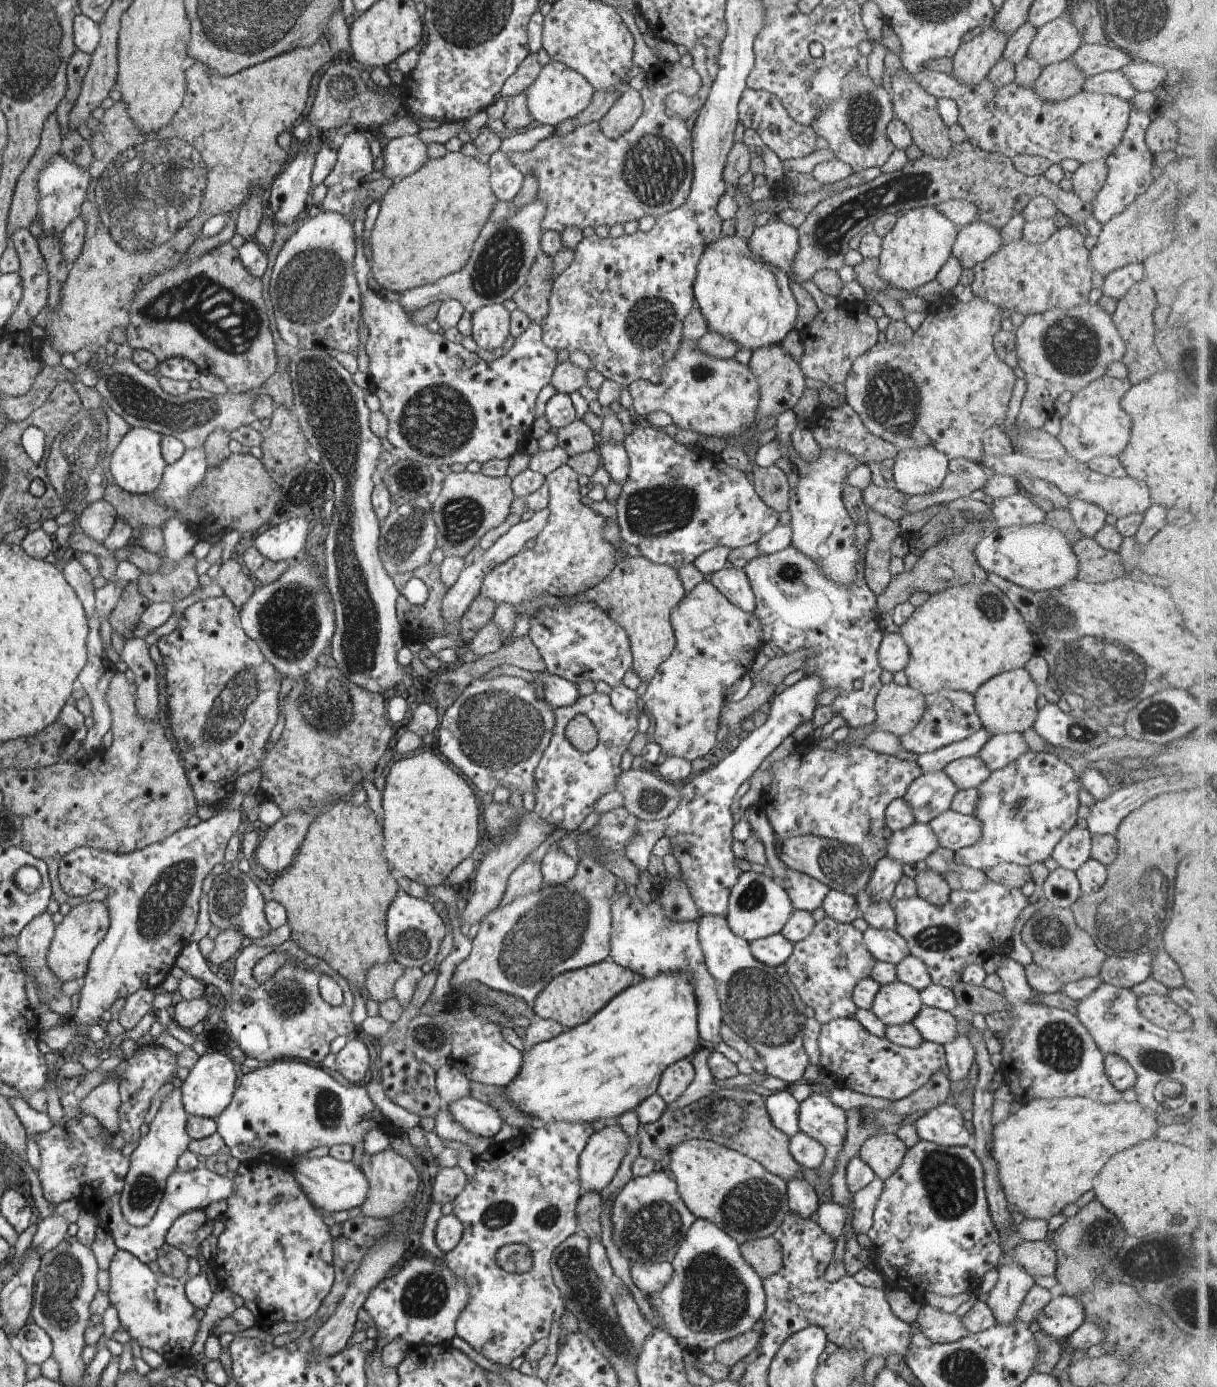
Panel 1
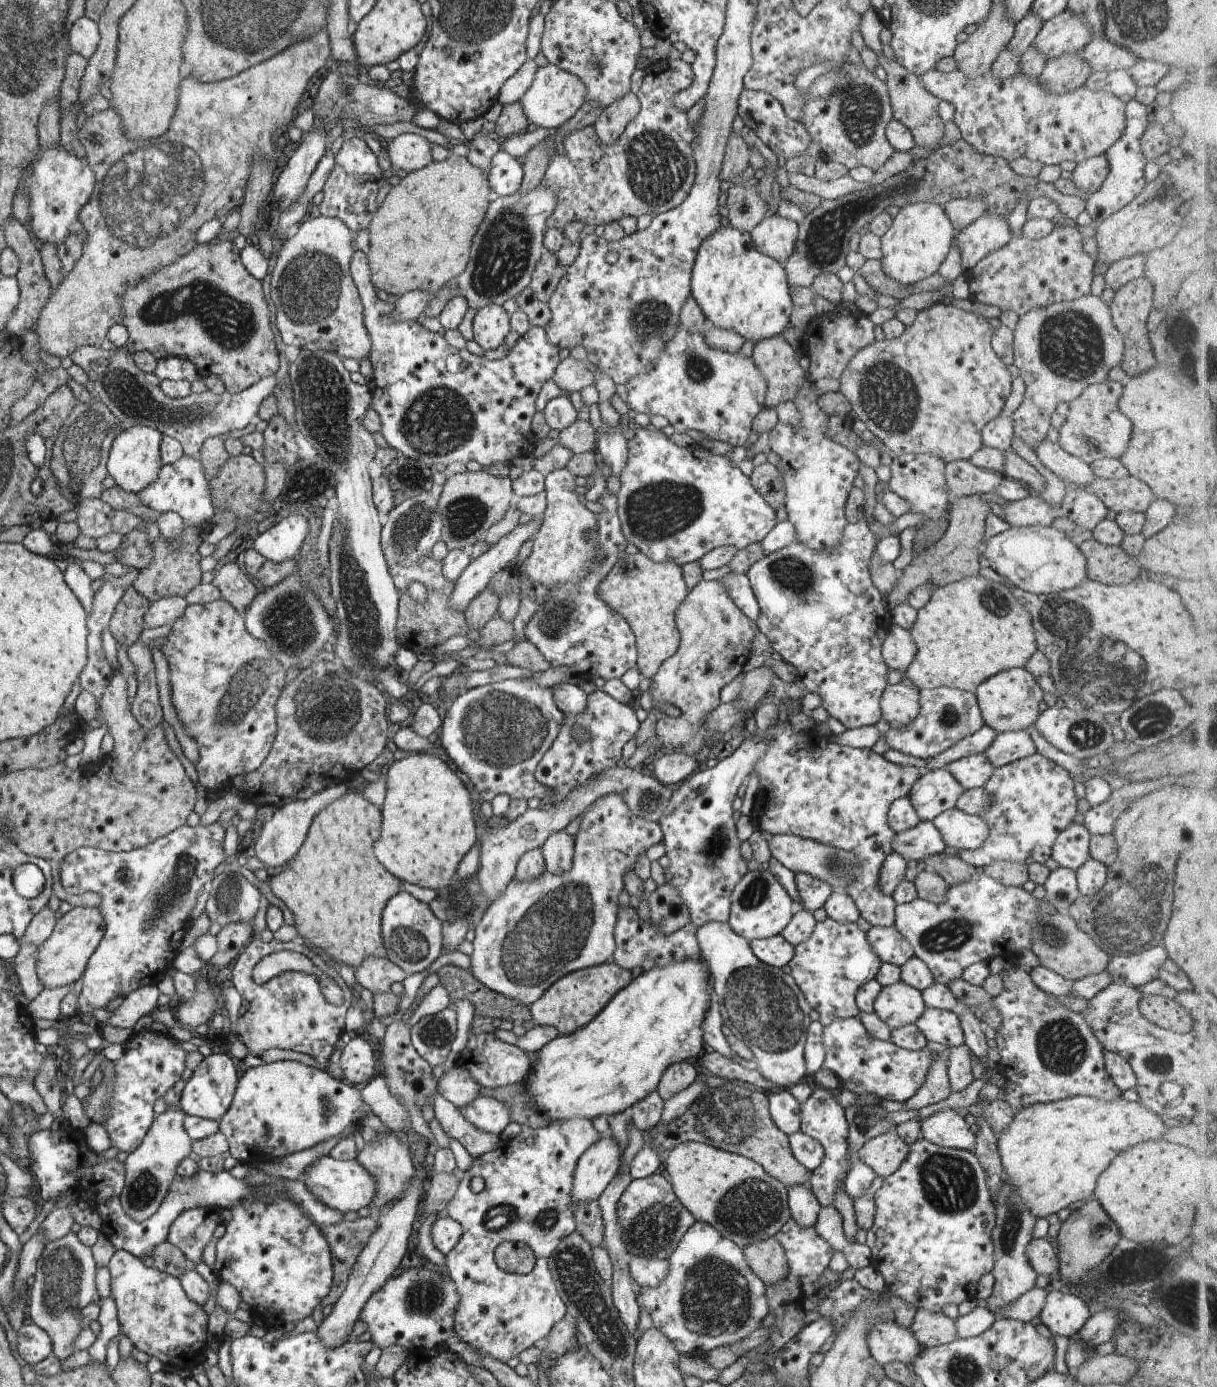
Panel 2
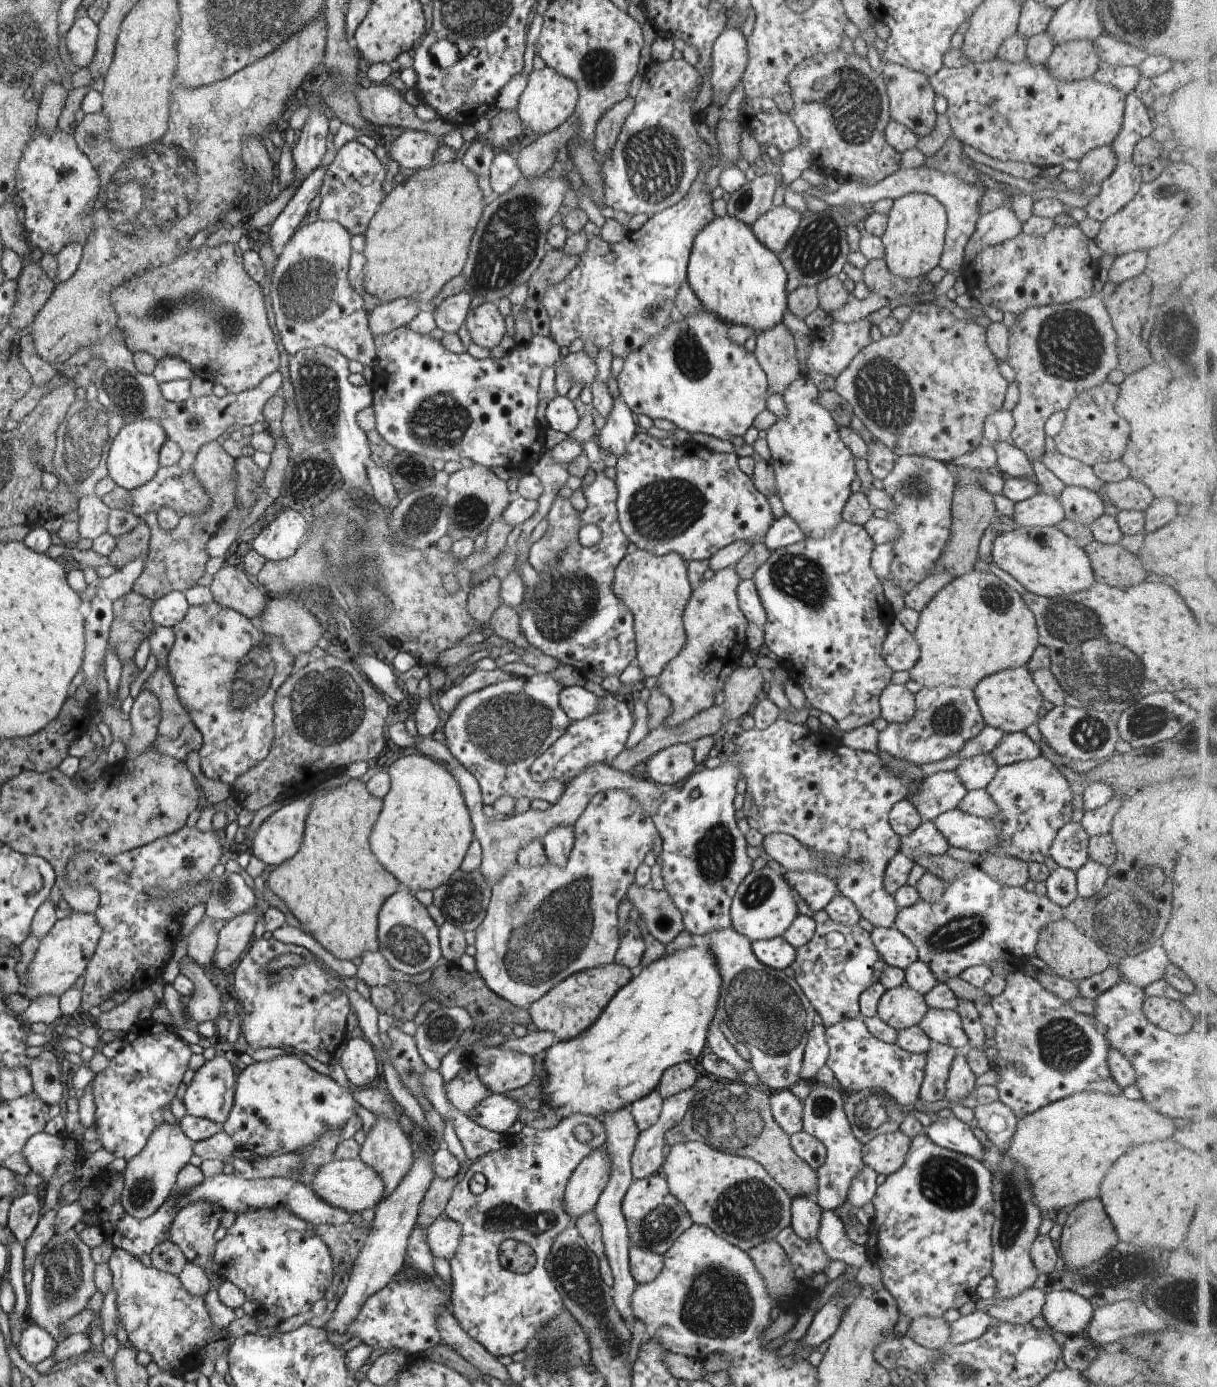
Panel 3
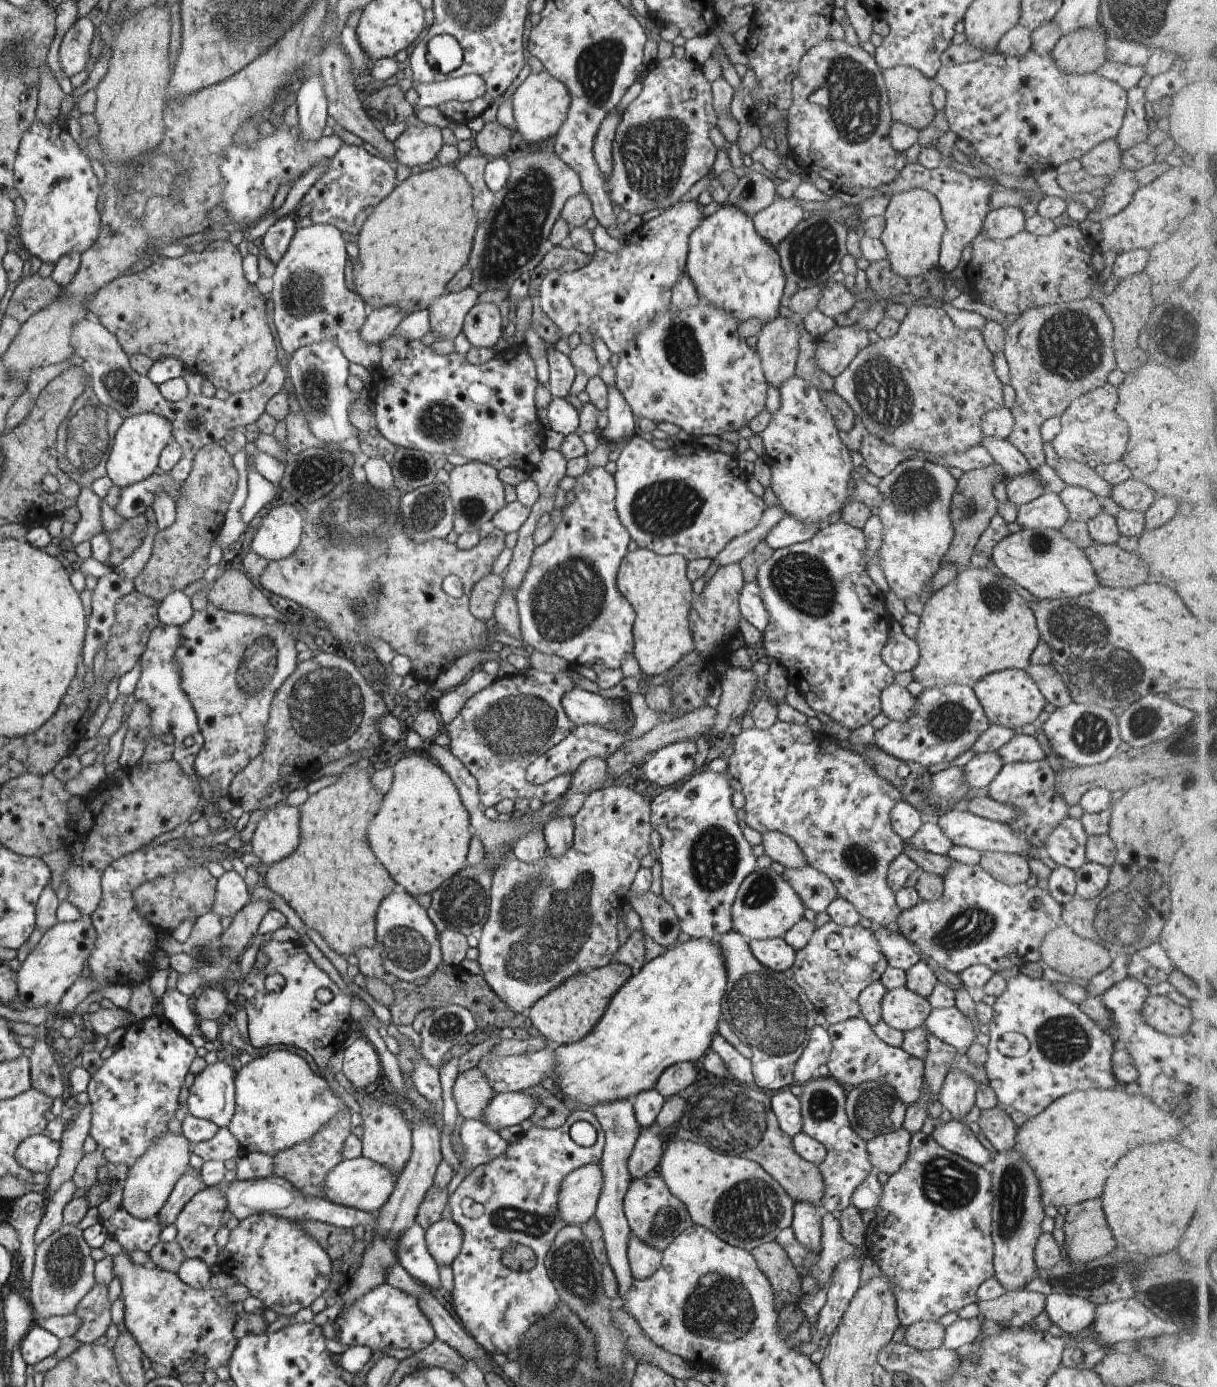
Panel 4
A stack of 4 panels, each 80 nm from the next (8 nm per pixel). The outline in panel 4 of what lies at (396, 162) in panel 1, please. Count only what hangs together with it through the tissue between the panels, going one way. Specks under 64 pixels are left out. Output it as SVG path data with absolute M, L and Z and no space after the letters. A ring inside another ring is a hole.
M429 126L406 128L393 142L394 156L400 164L411 169L432 162L442 148L441 129Z

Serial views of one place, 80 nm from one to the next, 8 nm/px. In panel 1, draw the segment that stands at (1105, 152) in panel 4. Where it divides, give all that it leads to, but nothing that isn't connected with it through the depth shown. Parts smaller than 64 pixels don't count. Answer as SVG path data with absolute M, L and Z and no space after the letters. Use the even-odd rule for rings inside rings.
M1105 159L1084 163L1072 174L1073 191L1084 201L1091 201L1101 191L1107 179Z

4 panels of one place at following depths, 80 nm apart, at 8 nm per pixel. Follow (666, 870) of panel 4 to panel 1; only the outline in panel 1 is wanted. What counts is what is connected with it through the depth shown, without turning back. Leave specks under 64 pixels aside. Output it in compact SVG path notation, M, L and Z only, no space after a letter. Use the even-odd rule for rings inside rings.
M805 676L783 692L770 699L770 713L766 722L744 737L739 746L716 766L704 769L680 790L678 808L664 822L664 836L672 844L670 853L680 863L680 882L688 888L698 910L698 919L704 915L724 915L730 892L742 868L732 850L734 822L730 806L736 790L750 779L769 754L800 724L813 720L818 708L818 696L824 691L818 676Z

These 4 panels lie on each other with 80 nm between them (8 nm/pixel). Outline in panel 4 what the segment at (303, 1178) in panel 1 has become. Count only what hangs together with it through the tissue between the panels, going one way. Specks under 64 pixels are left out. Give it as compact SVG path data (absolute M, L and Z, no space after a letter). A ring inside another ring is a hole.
M360 1156L356 1159L343 1159L327 1176L325 1199L336 1205L343 1205L356 1211L374 1213L388 1201L392 1195L399 1176L394 1176L384 1166L371 1162L368 1158Z

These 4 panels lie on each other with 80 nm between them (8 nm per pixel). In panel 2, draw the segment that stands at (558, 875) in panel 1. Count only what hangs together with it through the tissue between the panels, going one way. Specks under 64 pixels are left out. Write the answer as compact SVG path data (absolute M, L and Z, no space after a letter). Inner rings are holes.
M562 831L548 836L541 847L545 871L552 872L552 874L566 874L572 868L575 848L572 837Z

